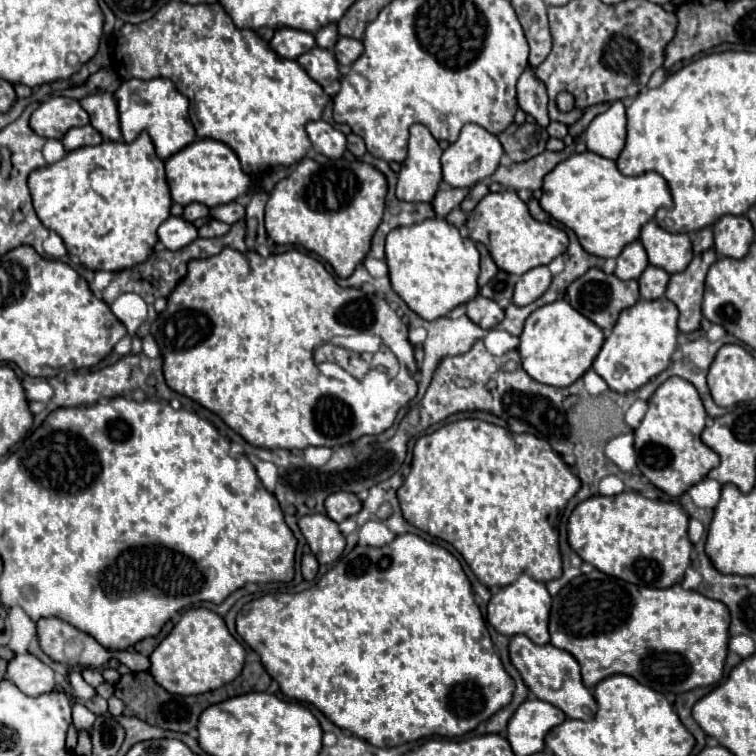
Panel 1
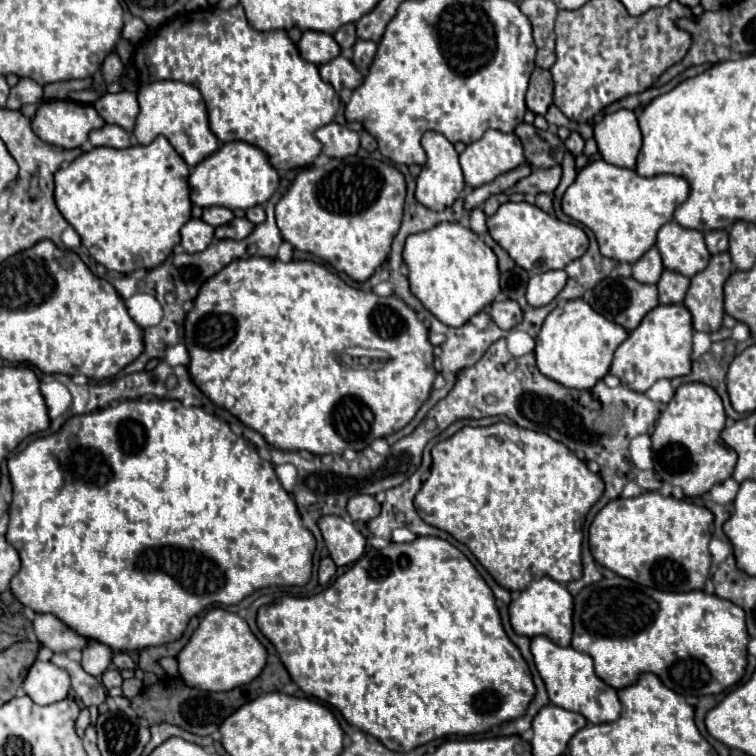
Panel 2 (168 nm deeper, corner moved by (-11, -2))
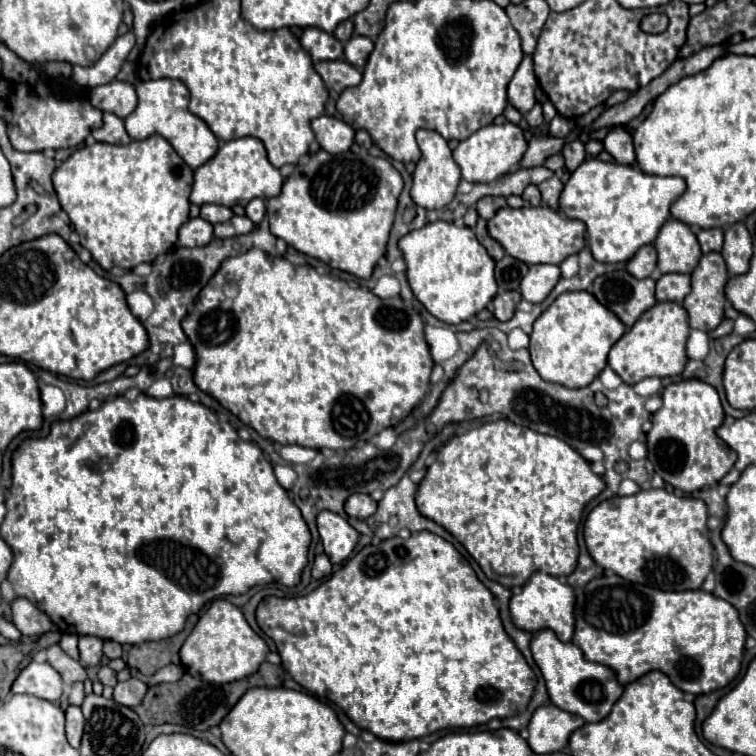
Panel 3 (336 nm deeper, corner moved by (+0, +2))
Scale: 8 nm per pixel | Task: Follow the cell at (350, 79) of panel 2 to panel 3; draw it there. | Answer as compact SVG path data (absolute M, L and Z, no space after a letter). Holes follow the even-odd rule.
M331 60L331 62L317 62L315 70L321 74L323 82L327 84L329 90L335 90L337 94L341 94L345 88L357 86L361 82L361 72L351 66L345 60Z

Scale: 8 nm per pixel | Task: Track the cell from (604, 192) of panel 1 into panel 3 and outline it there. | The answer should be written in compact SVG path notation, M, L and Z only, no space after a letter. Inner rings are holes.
M587 158L569 178L561 192L561 212L567 218L575 218L587 224L591 254L597 262L627 262L635 252L651 244L661 226L669 220L671 204L685 192L685 180L679 176L651 176L633 166L623 166L617 162L603 162L599 158Z

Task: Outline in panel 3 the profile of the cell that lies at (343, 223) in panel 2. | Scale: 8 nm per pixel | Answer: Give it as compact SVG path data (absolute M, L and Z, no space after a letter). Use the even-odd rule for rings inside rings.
M319 150L307 162L297 164L293 174L285 178L283 192L267 200L267 218L271 232L285 240L295 250L327 262L331 268L355 274L357 278L371 278L371 272L381 256L385 256L389 232L397 212L397 200L403 190L401 174L385 158L369 156L367 152L341 152L337 156Z

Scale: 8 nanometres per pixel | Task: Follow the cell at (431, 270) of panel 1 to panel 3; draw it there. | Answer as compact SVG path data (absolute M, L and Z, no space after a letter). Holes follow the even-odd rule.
M437 220L403 236L399 248L407 262L407 280L415 298L445 324L459 324L473 318L497 294L495 260L467 226Z

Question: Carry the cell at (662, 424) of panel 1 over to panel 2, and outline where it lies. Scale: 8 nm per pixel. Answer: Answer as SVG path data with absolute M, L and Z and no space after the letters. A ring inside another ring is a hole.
M702 382L682 384L674 392L674 398L660 412L660 418L652 432L652 452L654 452L654 462L656 462L654 470L658 472L660 480L668 482L672 486L680 486L688 498L696 498L696 496L706 494L714 484L730 478L738 456L720 438L724 422L726 422L726 414L724 414L722 400L710 386L706 386Z

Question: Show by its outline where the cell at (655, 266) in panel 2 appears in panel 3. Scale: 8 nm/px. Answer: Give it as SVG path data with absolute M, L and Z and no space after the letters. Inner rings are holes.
M647 244L643 246L629 262L627 262L627 270L637 276L637 278L649 278L653 274L657 266L657 252L655 252L655 246Z

